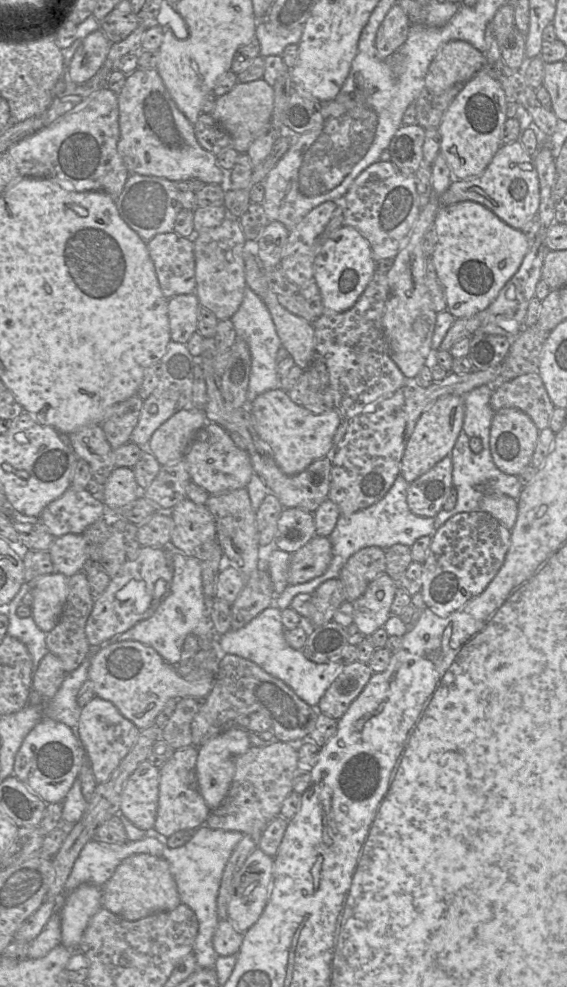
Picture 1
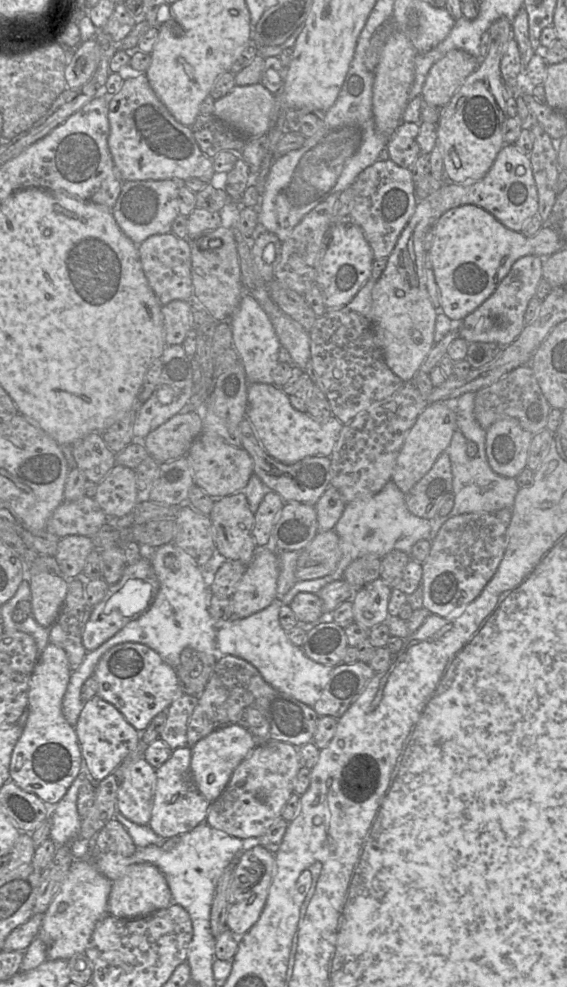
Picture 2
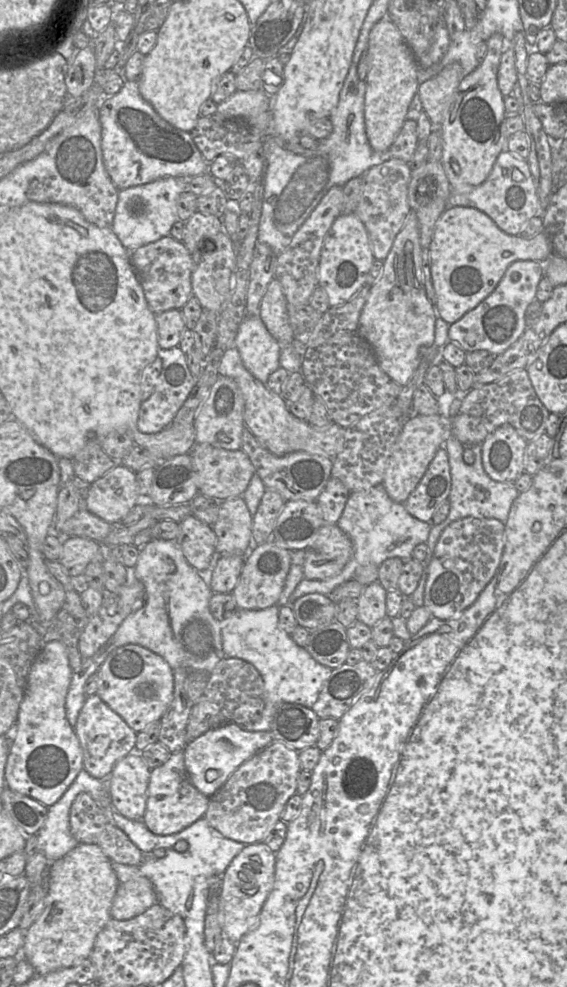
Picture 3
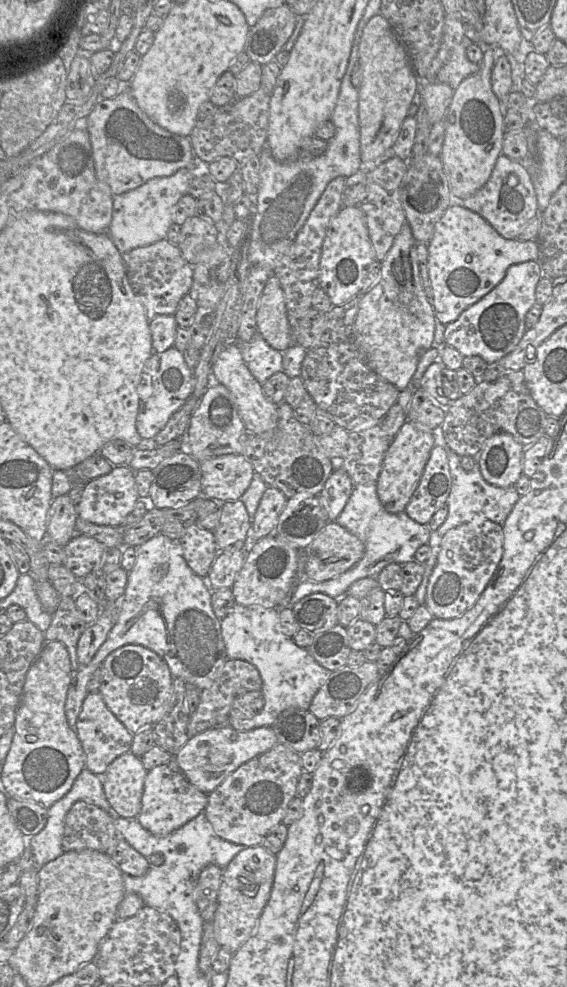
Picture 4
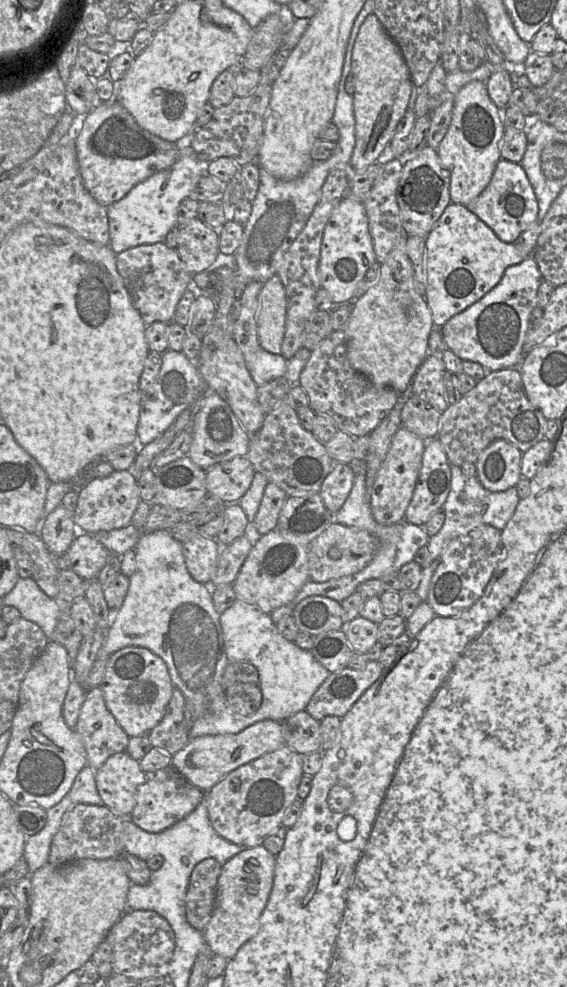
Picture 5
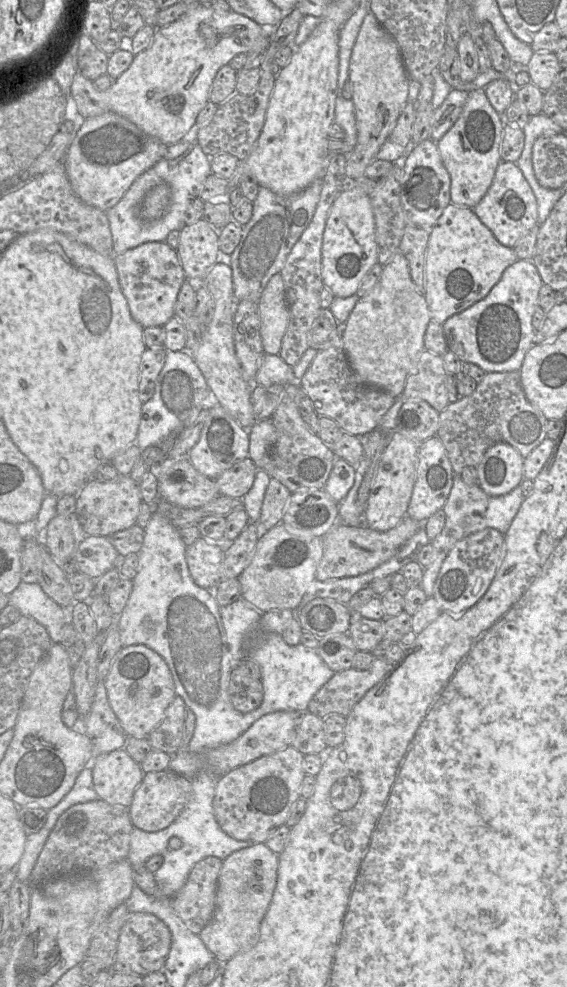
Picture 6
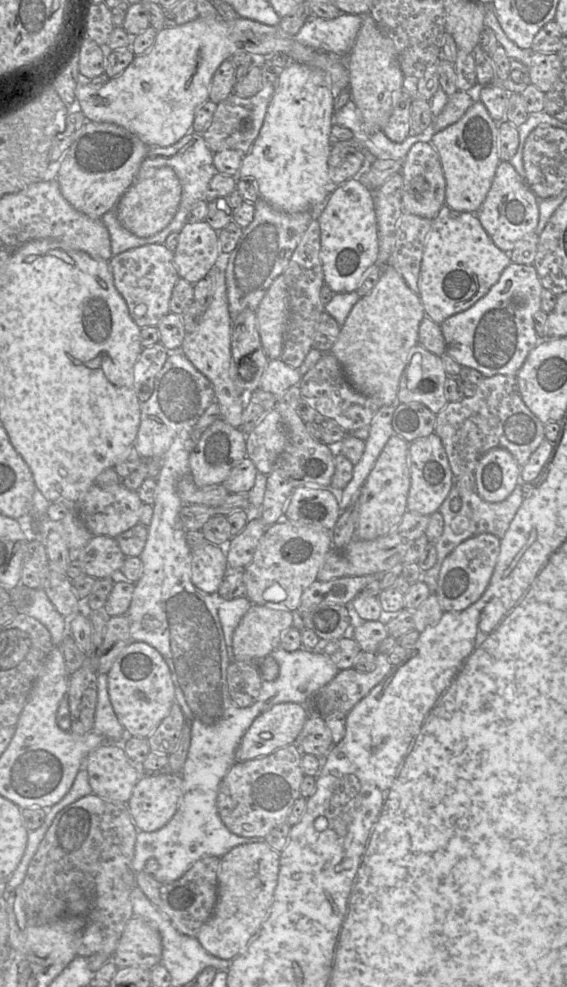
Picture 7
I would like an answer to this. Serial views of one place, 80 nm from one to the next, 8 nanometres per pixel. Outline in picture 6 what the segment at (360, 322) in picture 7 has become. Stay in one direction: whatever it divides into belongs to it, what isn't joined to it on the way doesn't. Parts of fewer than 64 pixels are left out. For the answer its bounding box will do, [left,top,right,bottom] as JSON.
[342,251,431,398]

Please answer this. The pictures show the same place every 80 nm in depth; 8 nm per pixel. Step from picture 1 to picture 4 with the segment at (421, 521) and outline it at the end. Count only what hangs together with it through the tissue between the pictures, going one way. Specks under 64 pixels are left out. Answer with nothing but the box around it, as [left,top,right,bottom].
[291,482,432,607]

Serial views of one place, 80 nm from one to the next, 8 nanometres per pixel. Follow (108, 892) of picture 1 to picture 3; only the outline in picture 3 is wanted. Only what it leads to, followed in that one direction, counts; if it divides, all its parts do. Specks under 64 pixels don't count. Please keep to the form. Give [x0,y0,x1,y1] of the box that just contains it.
[111,877,158,920]

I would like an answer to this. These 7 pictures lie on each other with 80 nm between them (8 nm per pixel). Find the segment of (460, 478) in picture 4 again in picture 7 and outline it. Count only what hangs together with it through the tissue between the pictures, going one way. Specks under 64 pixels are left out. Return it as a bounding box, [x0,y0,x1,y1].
[421,479,523,595]

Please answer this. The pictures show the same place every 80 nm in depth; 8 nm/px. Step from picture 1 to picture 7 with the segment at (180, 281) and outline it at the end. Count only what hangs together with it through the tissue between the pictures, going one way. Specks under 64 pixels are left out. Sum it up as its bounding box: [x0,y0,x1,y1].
[109,244,180,329]

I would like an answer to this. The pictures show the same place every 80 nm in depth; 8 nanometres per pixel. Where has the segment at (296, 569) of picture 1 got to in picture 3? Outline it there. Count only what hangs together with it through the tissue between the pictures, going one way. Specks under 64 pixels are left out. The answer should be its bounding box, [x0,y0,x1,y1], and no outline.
[304,524,353,580]

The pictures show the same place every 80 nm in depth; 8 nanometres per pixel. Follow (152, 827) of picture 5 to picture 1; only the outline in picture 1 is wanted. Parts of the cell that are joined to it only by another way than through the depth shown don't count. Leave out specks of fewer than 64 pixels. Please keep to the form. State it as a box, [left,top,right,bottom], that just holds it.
[154,745,211,837]

